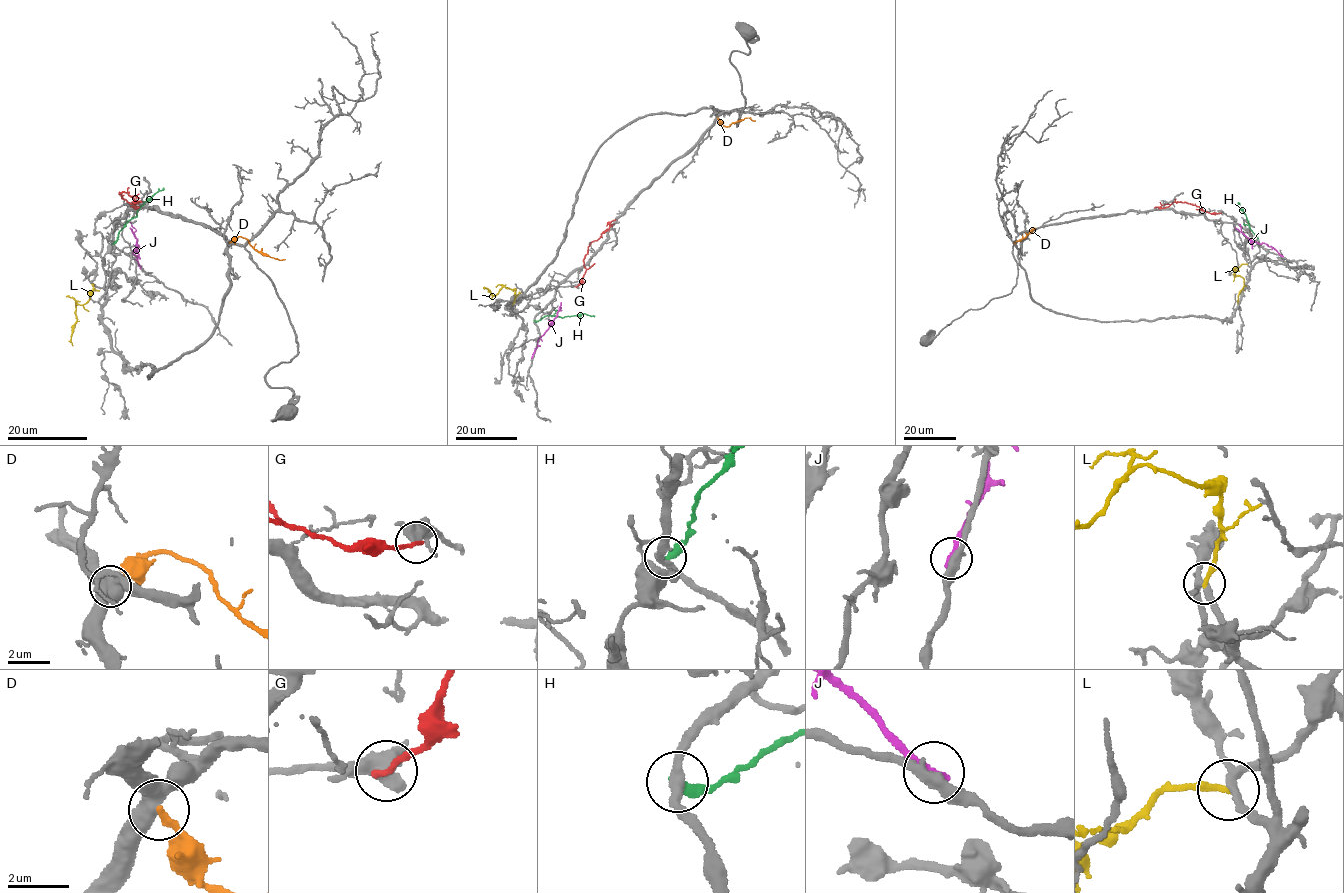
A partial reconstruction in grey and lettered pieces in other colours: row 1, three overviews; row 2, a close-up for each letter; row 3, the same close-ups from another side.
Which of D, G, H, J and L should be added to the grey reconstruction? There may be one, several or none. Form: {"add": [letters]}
{"add": []}

